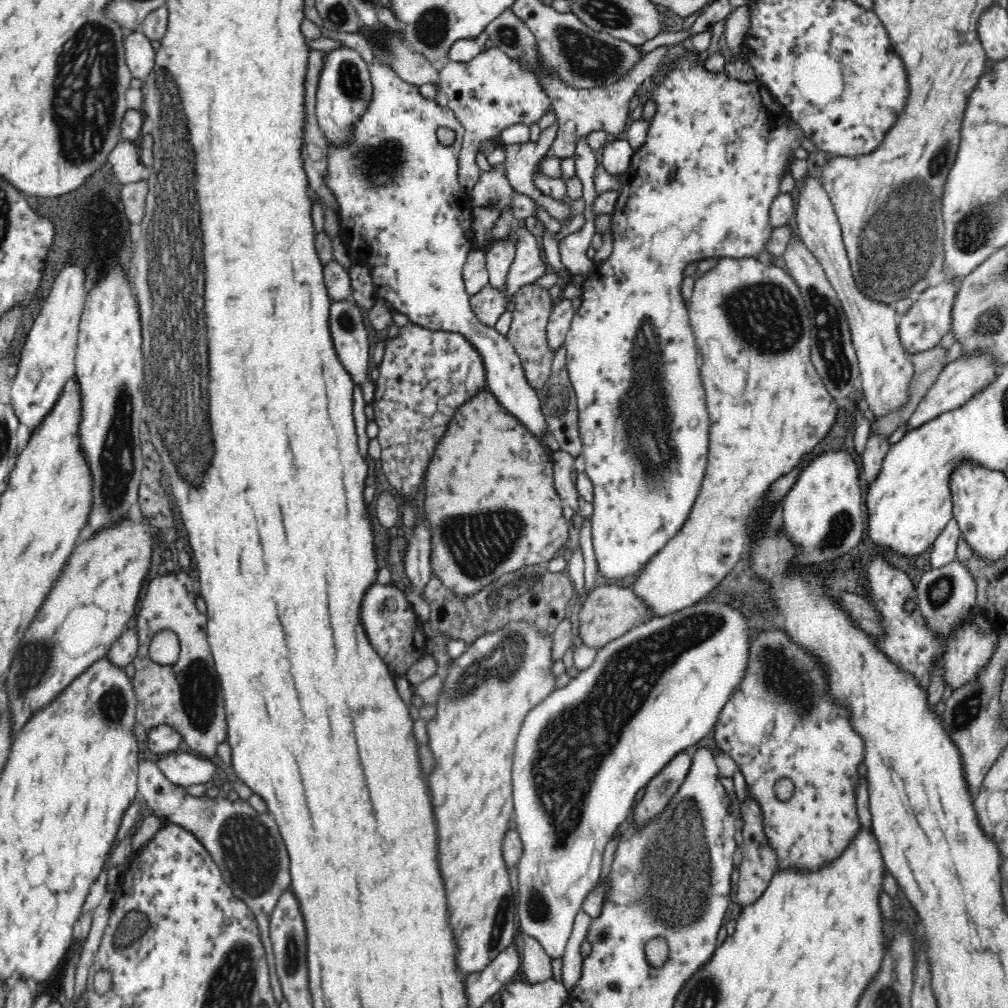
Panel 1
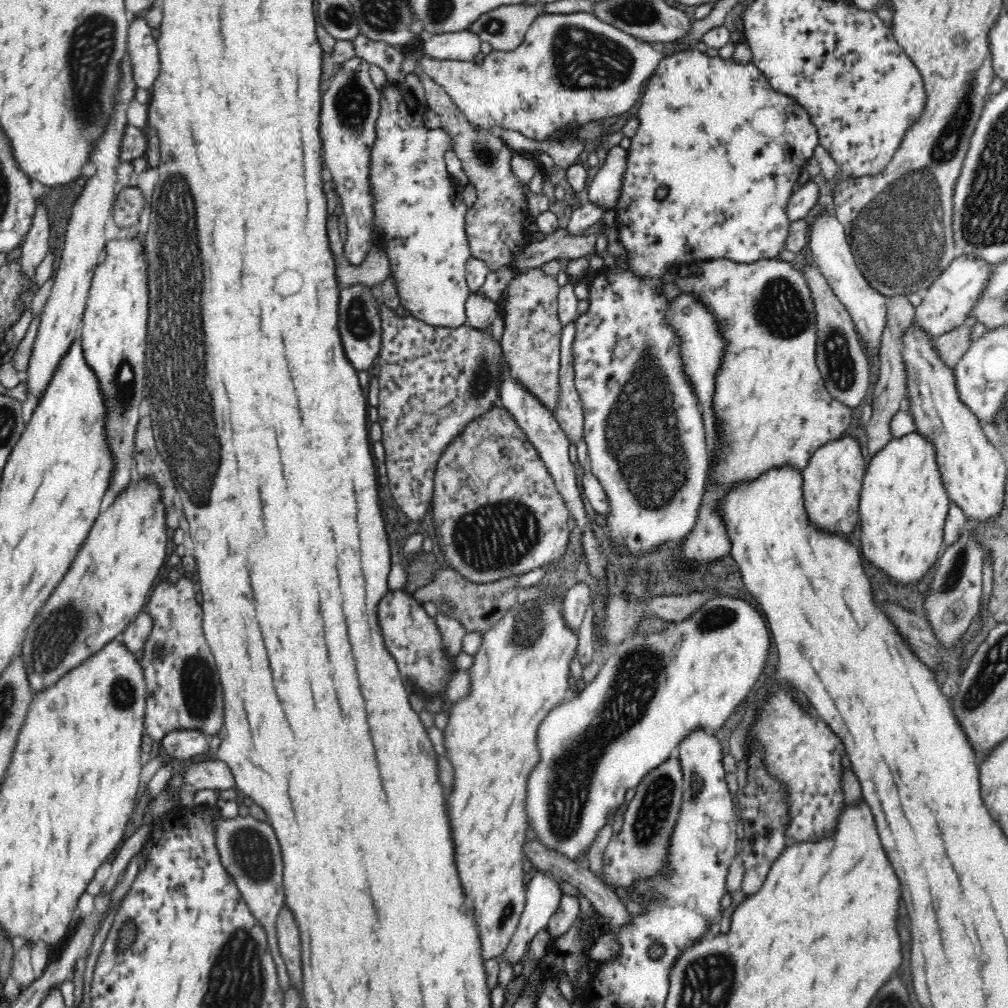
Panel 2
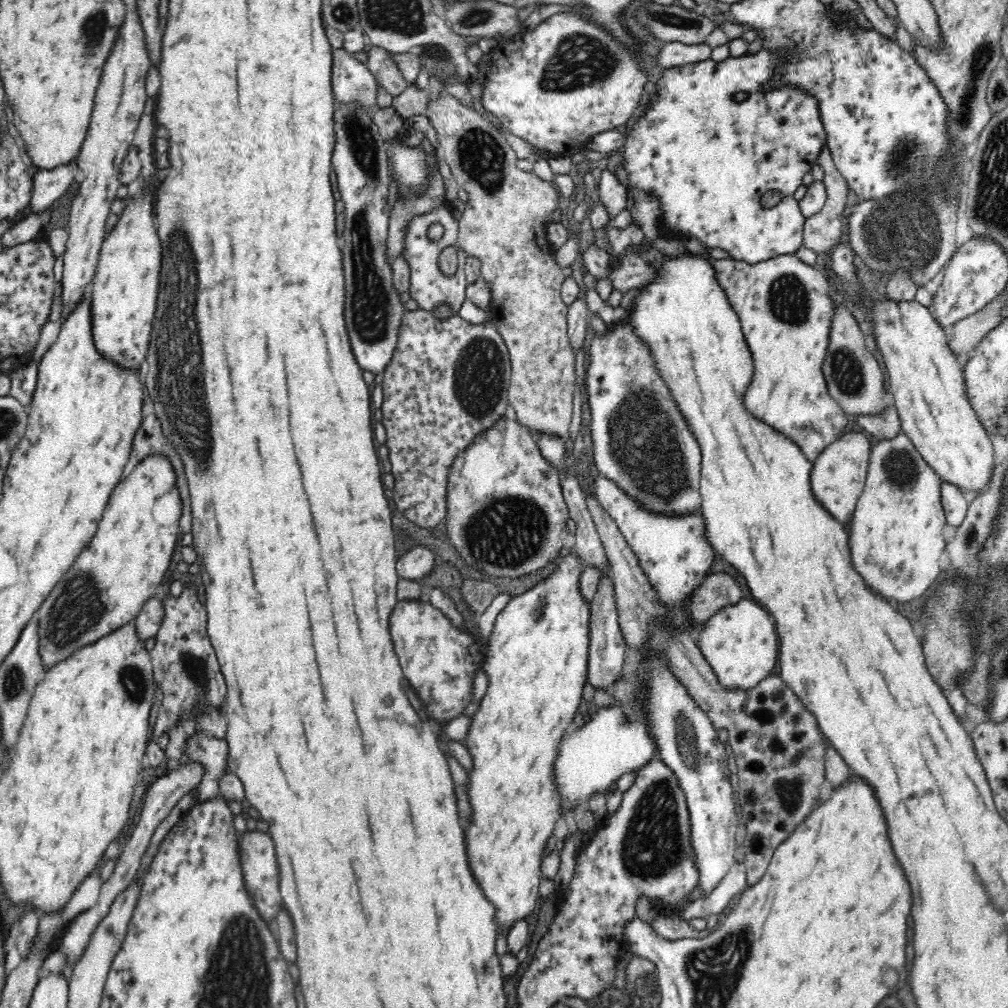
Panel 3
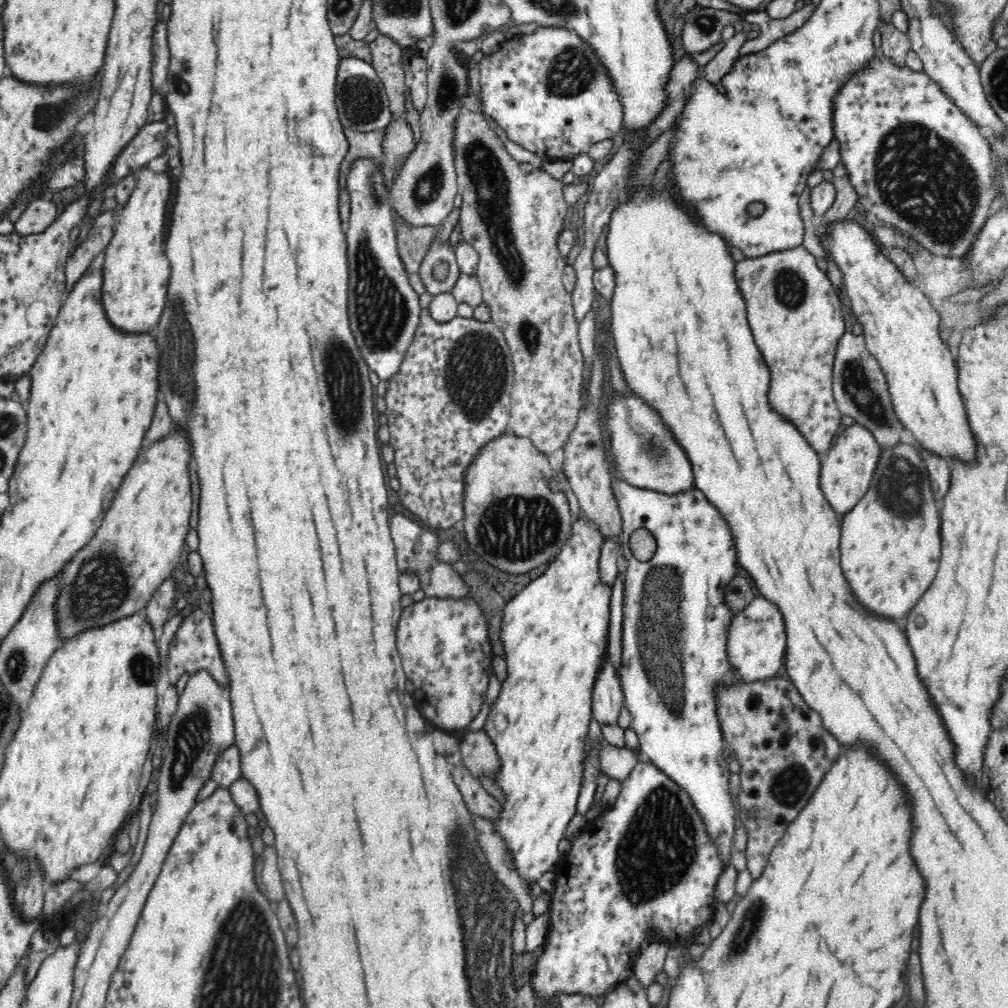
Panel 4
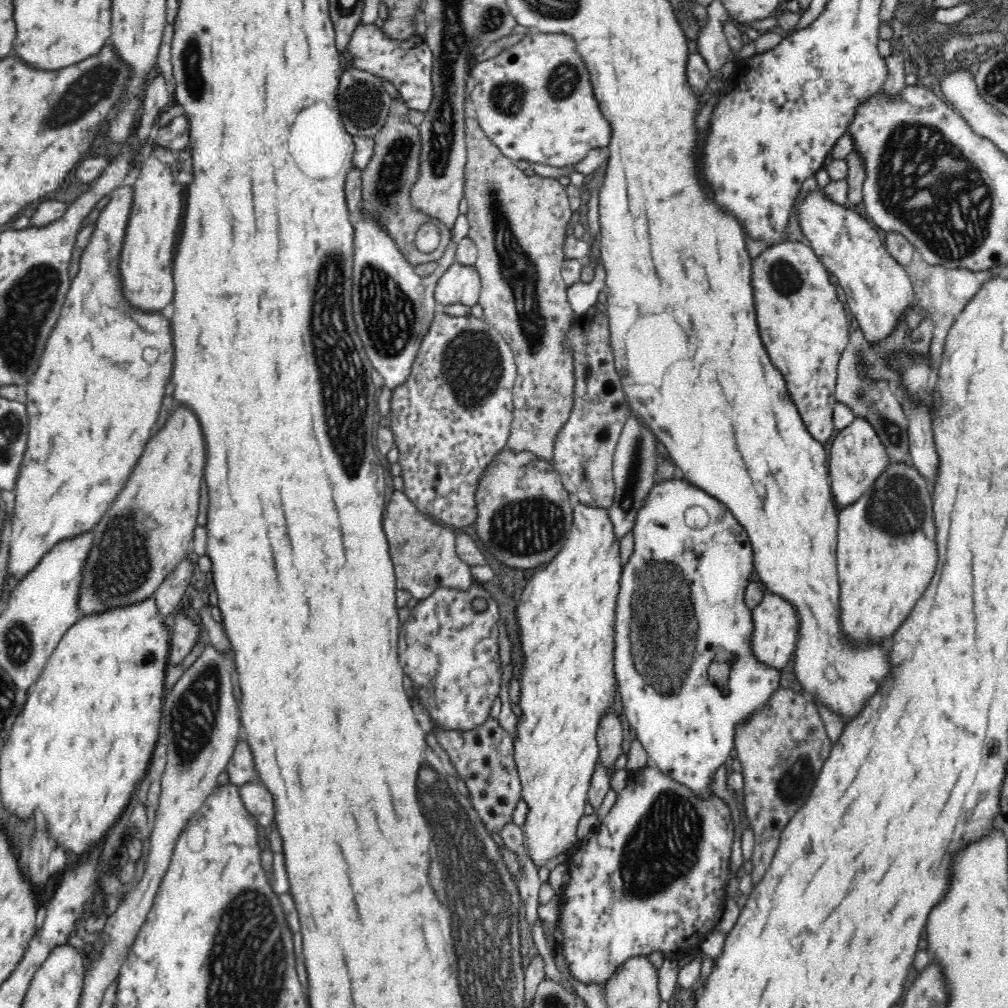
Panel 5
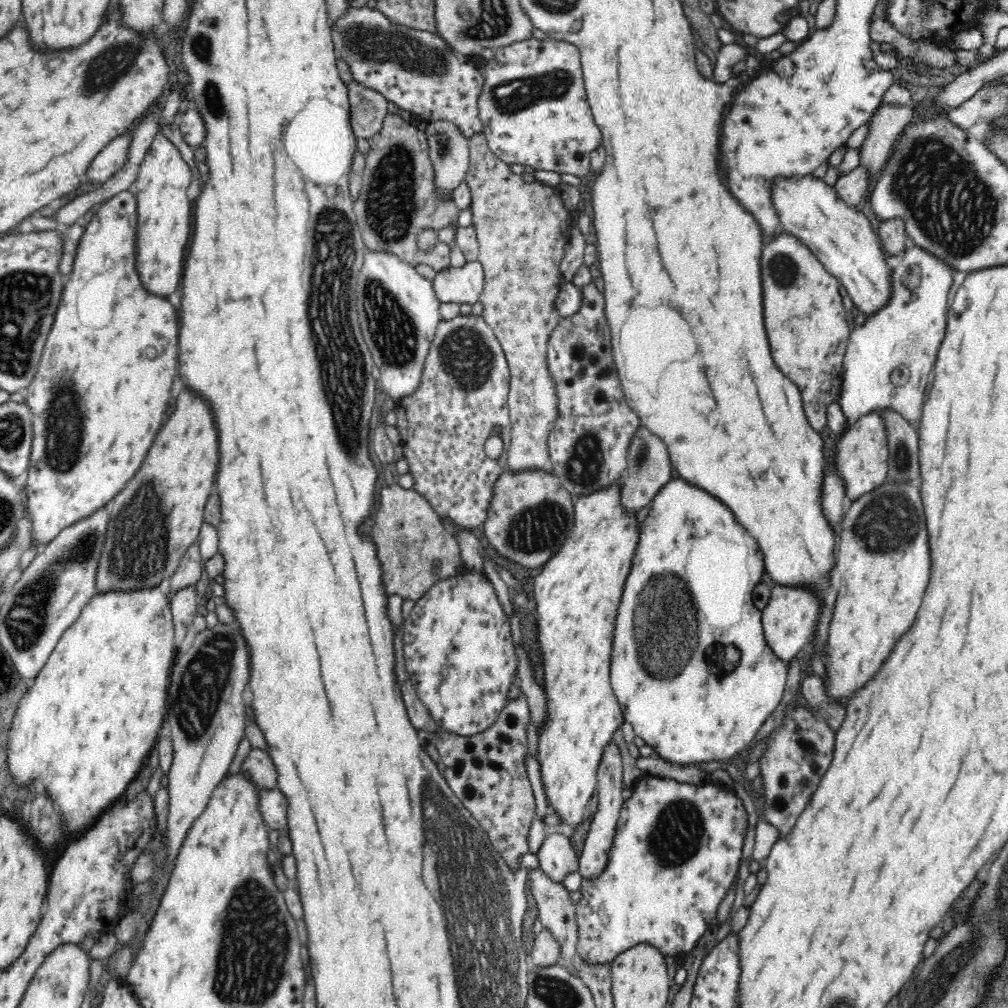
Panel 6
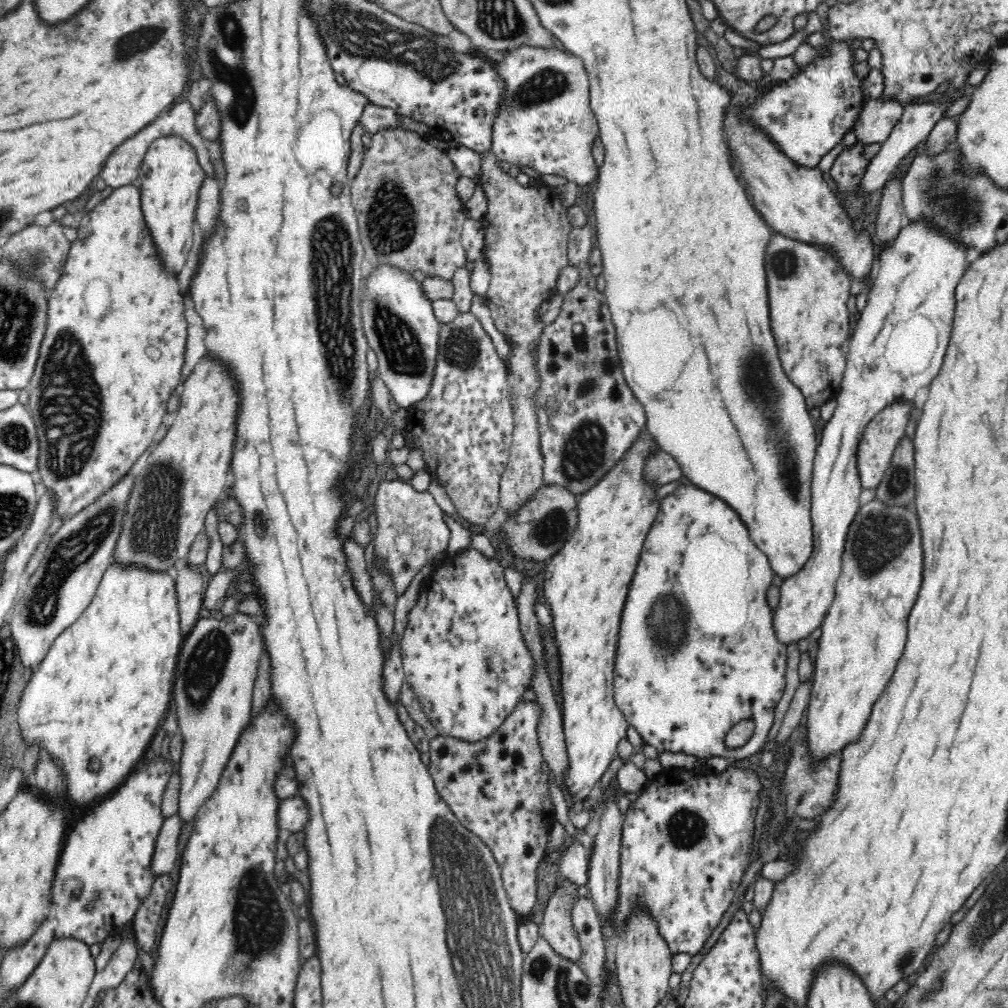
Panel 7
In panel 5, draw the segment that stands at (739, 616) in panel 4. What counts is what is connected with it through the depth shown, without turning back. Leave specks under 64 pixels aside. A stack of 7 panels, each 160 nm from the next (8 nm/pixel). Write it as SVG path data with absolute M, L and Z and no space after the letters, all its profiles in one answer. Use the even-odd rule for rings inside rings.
M769 593L762 596L761 602L751 612L753 619L750 651L758 663L780 671L790 662L798 640L798 618L795 609L780 595Z

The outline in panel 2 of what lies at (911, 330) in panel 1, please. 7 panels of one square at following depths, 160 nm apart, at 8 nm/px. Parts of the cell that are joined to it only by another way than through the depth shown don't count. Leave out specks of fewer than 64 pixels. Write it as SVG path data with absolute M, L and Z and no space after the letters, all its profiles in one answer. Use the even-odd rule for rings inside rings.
M959 254L927 287L926 294L914 310L911 326L919 332L924 332L930 340L934 340L962 325L988 282L990 266L990 263L978 257Z

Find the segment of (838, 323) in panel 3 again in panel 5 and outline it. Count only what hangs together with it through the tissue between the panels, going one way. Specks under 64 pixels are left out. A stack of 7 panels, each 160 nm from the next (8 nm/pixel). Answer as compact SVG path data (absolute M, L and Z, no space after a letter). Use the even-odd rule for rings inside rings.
M860 329L851 332L848 344L840 356L837 366L837 382L835 386L835 399L838 403L846 405L856 417L866 419L873 426L880 437L887 453L894 462L911 462L909 454L909 428L908 417L901 405L901 401L890 382L878 378L872 380L867 376L867 362L865 362L865 350L867 342Z

